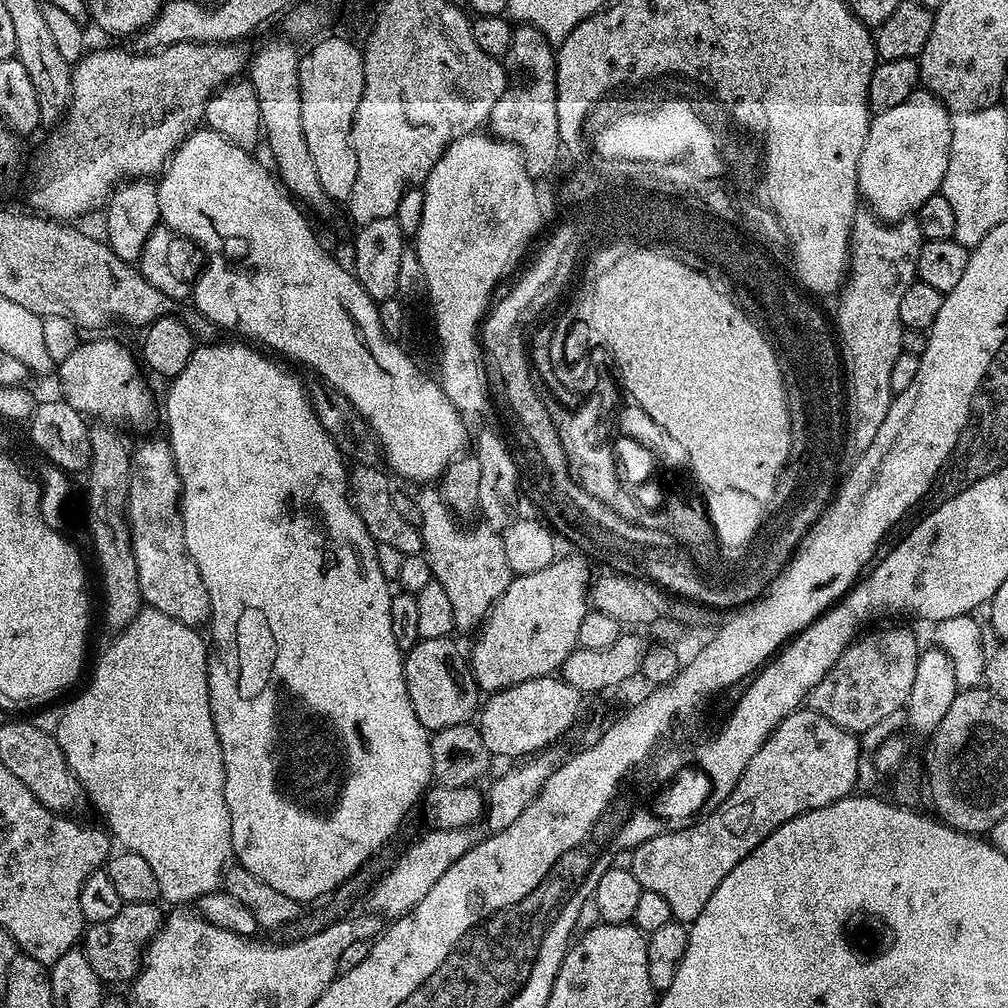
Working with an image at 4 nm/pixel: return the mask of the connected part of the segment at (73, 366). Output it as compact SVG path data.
M100 338L79 343L77 348L59 363L56 379L60 382L61 399L85 416L96 416L105 423L118 426L126 424L136 428L146 428L154 418L154 398L140 376L133 354L116 340Z

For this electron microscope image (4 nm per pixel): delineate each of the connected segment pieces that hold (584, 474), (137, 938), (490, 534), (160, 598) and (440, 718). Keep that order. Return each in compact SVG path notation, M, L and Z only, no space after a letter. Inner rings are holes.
M552 402L548 404L548 409L550 410L550 418L554 418L554 430L558 430L558 438L561 439L562 446L568 455L572 474L579 480L581 486L594 499L606 502L606 506L610 506L610 510L618 510L618 514L622 514L622 518L629 520L631 516L636 516L636 510L642 505L641 501L632 497L627 492L629 489L622 486L615 455L611 451L603 452L602 449L596 448L596 439L600 436L596 427L602 420L602 413L597 405L592 402L584 402L580 407L573 410L565 408L560 403Z
M156 902L125 904L122 910L118 910L118 914L114 914L114 918L87 925L82 937L82 947L94 974L98 974L98 978L105 985L127 985L136 979L148 944L160 931L162 911L160 912L159 907L161 905Z
M439 487L421 488L424 489L417 491L415 498L422 514L422 522L418 525L424 543L422 555L430 562L433 580L437 580L450 597L455 631L475 633L483 625L496 600L506 594L506 588L510 586L514 575L506 558L503 535L484 522L480 522L477 528L463 528L456 513L444 501Z
M167 439L148 440L132 452L132 477L128 487L128 533L138 566L138 586L149 608L158 610L186 626L199 629L212 618L212 603L206 582L198 574L184 541L184 519L180 516L180 475Z
M452 636L419 639L404 656L404 677L410 706L414 706L418 722L422 722L429 733L446 730L446 726L469 723L477 715L482 700L482 693L472 676L469 657L460 653L454 641Z

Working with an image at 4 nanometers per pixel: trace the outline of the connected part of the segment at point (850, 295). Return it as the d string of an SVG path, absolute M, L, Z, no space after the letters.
M858 210L852 219L848 239L848 271L838 293L840 305L836 308L834 328L838 333L838 351L842 357L843 375L846 377L846 404L849 409L852 407L850 424L852 420L860 436L867 437L876 432L878 426L886 422L886 410L890 410L892 405L894 393L890 386L890 374L894 371L894 362L898 362L901 352L904 351L902 338L906 331L904 323L900 321L898 309L902 303L902 294L906 294L906 290L910 290L910 286L917 283L916 263L924 241L922 230L918 230L918 222L914 218L885 222L871 210Z

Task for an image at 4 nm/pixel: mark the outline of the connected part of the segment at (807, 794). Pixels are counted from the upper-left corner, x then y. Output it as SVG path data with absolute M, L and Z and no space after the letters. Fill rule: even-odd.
M797 710L774 729L766 743L750 758L742 778L736 788L708 816L704 816L689 828L677 832L664 832L661 836L642 842L637 848L631 849L630 867L634 878L638 878L641 889L653 892L666 898L666 906L670 906L673 917L681 920L684 926L702 914L702 906L718 890L722 878L738 866L750 853L762 843L771 832L778 830L794 817L804 812L818 810L822 806L830 806L842 798L853 795L856 779L860 776L860 744L855 735L838 727L830 718L811 710Z

